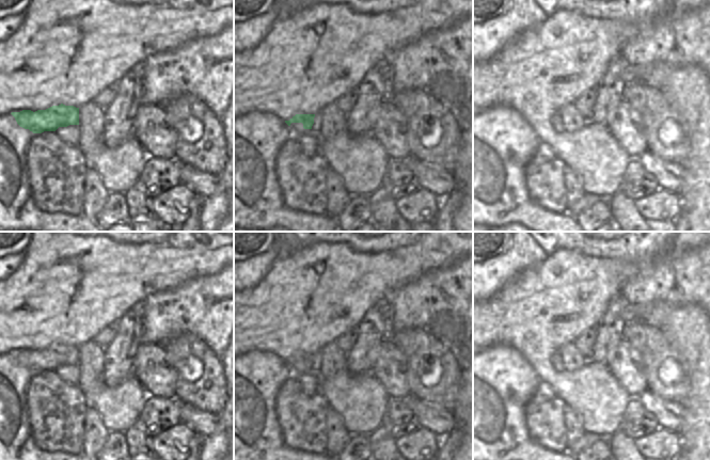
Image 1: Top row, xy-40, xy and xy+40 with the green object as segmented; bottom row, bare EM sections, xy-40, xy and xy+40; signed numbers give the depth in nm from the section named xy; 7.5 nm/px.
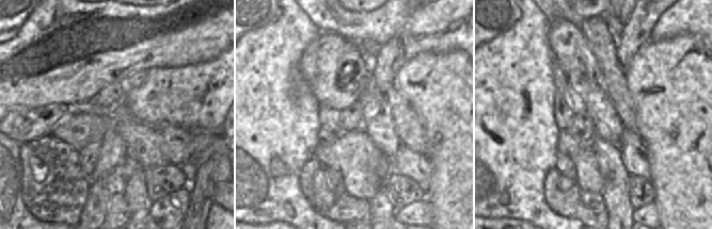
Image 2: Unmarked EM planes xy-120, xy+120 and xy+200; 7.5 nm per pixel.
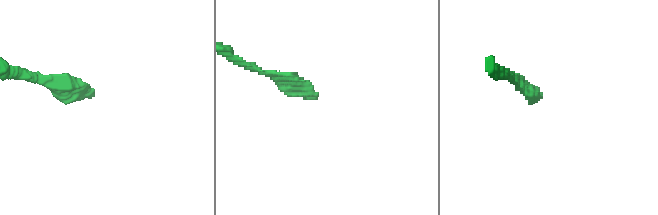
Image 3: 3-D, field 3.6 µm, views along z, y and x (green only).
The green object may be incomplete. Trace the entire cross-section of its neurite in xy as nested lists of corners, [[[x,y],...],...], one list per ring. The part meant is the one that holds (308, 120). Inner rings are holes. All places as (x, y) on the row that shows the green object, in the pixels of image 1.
[[[320,113],[315,114],[296,114],[285,123],[290,126],[291,123],[302,123],[304,129],[312,129],[316,134],[320,130]]]

